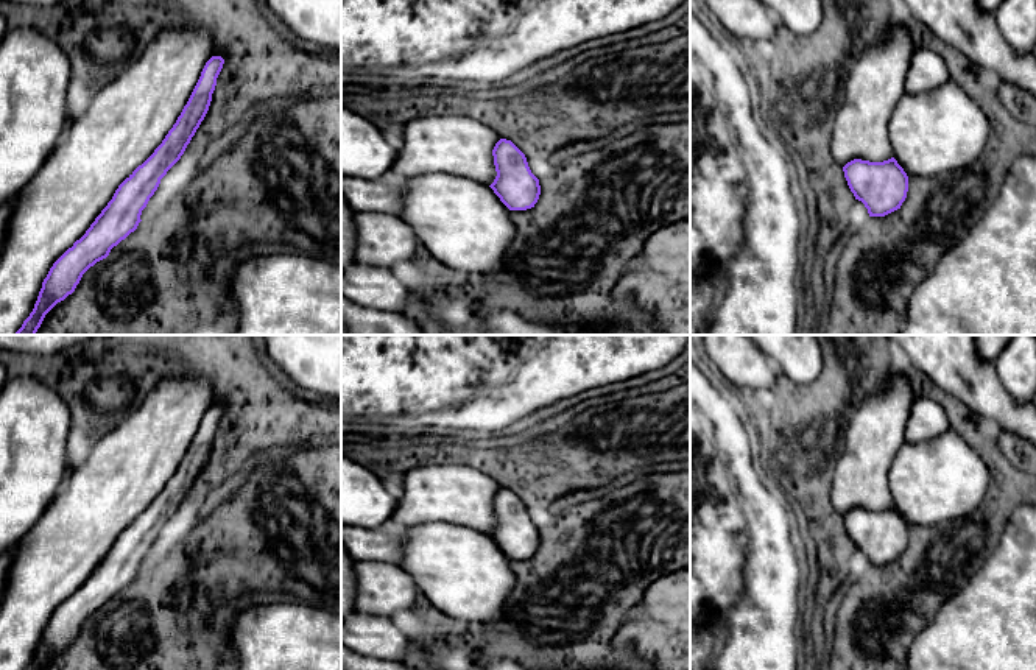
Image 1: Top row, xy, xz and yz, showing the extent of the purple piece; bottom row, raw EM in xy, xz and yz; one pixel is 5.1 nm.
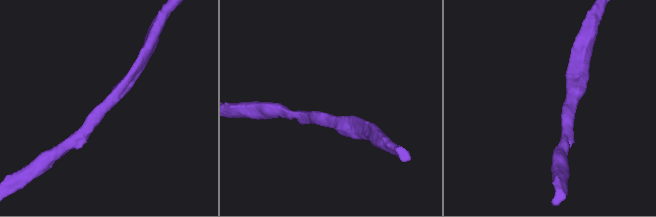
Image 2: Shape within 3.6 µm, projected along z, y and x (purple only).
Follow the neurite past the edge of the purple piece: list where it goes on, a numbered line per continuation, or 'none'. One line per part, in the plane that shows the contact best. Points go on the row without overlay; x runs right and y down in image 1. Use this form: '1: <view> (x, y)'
none

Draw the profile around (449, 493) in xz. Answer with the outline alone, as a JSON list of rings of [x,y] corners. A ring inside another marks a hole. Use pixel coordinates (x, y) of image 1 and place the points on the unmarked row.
[[[427,464],[410,469],[389,522],[402,528],[447,522],[491,534],[497,525],[492,499],[500,486],[488,474],[464,464]]]

